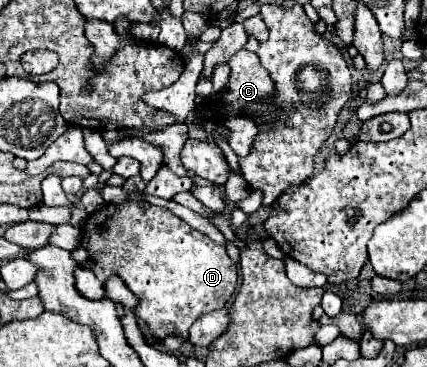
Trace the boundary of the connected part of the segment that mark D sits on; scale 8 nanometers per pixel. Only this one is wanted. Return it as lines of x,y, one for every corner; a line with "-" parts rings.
126,198
120,206
106,206
88,216
92,224
98,224
96,230
84,230
80,244
72,250
72,258
80,268
92,270
94,276
104,284
110,276
120,276
122,282
130,288
130,292
138,298
138,306
134,308
136,318
144,320
150,334
156,338
178,336
188,340
190,326
204,314
218,308
224,308
236,288
236,264
228,258
226,250
212,240
208,240
202,232
190,228
184,220
180,220
172,210
152,206
144,200

